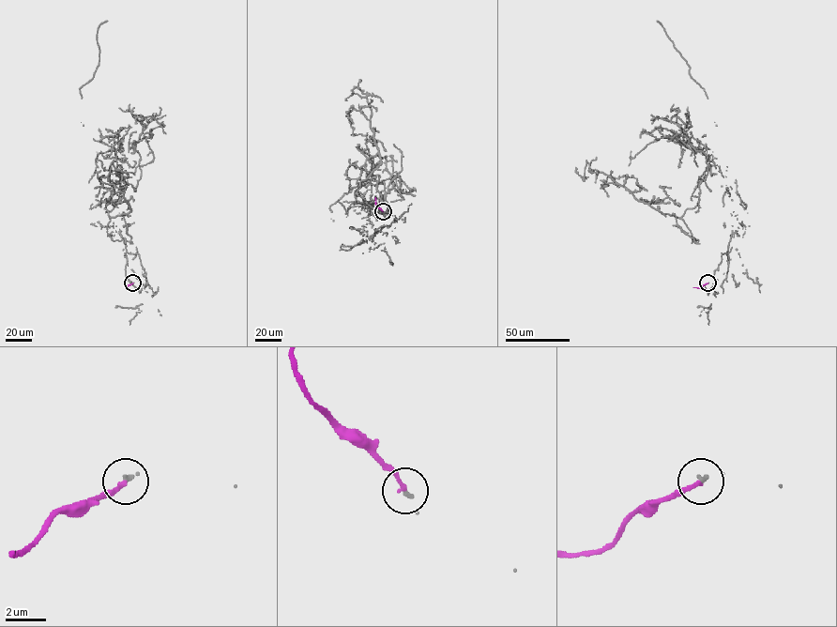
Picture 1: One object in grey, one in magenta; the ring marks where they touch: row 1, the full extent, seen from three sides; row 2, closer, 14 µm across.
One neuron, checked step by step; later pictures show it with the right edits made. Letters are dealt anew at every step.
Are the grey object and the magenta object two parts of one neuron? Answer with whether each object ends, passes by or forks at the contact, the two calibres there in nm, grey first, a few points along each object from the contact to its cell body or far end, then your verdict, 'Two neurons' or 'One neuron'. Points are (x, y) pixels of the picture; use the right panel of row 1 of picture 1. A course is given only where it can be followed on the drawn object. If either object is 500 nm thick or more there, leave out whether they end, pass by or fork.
At the ring grey ends. At the ring magenta ends. Thickness 180 nm (grey) against 190 nm. Course of grey: (707, 282), (737, 220), (721, 173), (699, 186), (698, 211), (677, 218), (587, 162), (584, 178), (575, 167). Course of magenta: (707, 282), (693, 287). One neuron

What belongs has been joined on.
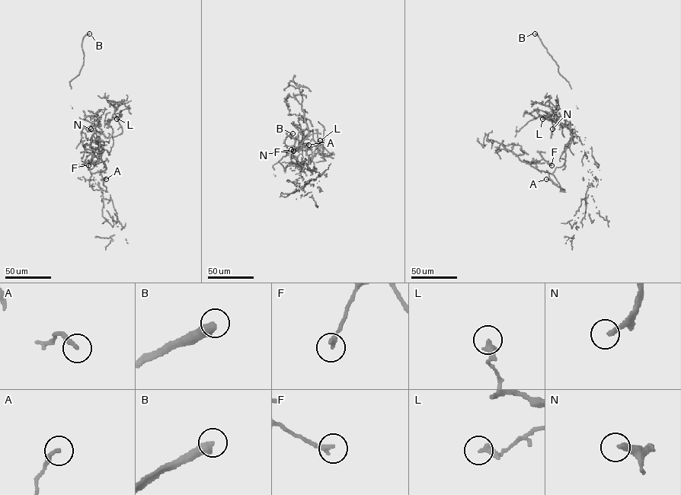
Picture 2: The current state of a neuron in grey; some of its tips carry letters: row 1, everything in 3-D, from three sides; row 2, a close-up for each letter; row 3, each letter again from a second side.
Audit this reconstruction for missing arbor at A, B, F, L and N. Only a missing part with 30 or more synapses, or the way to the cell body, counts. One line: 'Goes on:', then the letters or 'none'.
Goes on: B, N

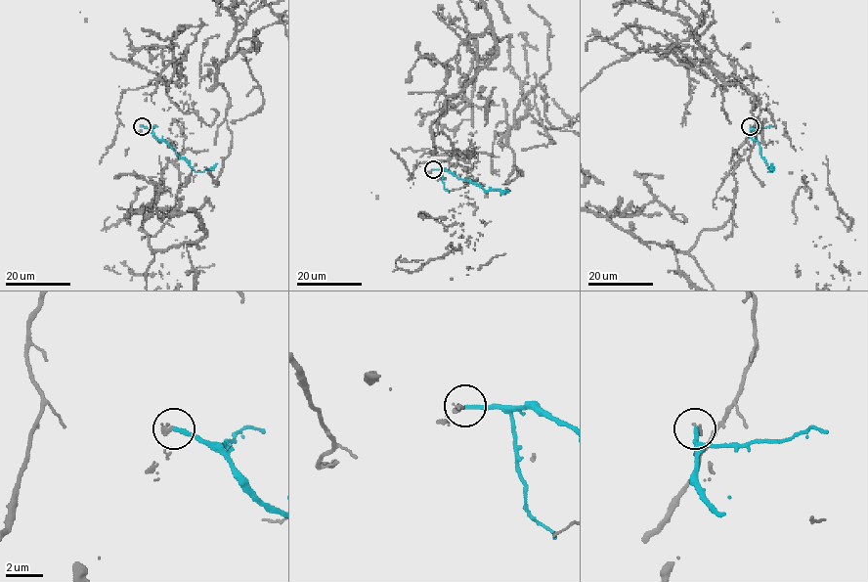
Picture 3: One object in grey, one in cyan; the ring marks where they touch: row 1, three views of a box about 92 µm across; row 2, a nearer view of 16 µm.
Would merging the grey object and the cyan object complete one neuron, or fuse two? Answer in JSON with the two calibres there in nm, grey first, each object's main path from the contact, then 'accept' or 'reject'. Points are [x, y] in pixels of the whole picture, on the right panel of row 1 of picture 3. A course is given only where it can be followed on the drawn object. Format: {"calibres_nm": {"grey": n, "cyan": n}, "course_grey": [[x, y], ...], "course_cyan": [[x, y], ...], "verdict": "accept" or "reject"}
{"calibres_nm": {"grey": 190, "cyan": 240}, "course_grey": [[750, 126], [736, 79], [750, 149], [788, 138], [815, 178], [829, 253]], "course_cyan": [[750, 126], [750, 136], [759, 143], [760, 156], [770, 171], [772, 163]], "verdict": "reject"}

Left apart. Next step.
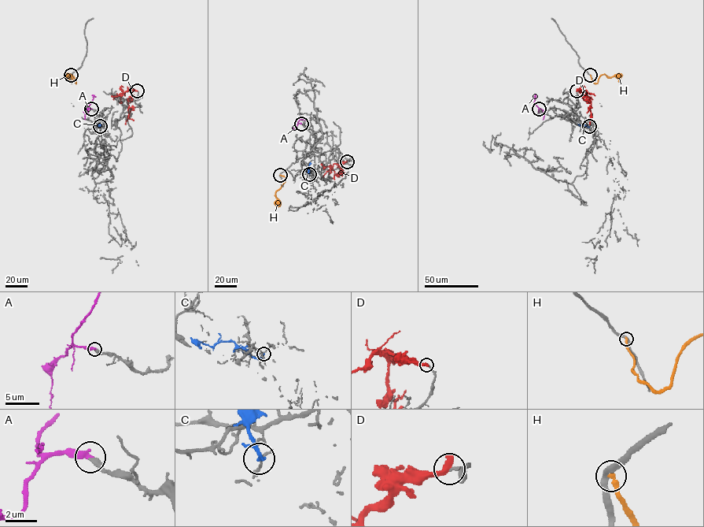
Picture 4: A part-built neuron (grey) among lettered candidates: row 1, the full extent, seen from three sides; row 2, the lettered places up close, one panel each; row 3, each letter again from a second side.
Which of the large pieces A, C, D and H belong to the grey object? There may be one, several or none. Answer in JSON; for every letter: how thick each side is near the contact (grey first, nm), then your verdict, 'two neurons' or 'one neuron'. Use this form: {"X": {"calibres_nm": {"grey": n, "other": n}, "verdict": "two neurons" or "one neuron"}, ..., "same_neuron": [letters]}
{"A": {"calibres_nm": {"grey": 320, "other": 360}, "verdict": "one neuron"}, "C": {"calibres_nm": {"grey": 120, "other": 200}, "verdict": "two neurons"}, "D": {"calibres_nm": {"grey": 160, "other": 440}, "verdict": "two neurons"}, "H": {"calibres_nm": {"grey": 320, "other": 300}, "verdict": "two neurons"}, "same_neuron": ["A"]}

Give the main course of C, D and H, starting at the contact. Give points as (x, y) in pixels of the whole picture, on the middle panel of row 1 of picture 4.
C: (309, 174), (310, 162)
D: (347, 161), (341, 165), (338, 176), (335, 174)
H: (280, 175), (285, 177), (275, 193), (277, 201), (280, 202)

